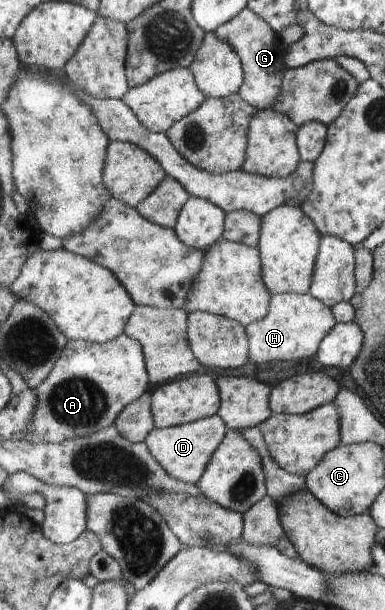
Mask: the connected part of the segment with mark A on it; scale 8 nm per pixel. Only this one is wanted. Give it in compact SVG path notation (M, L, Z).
M129 335L104 344L69 341L53 373L35 390L37 406L27 440L56 444L111 427L118 415L148 390L150 381L141 342Z

